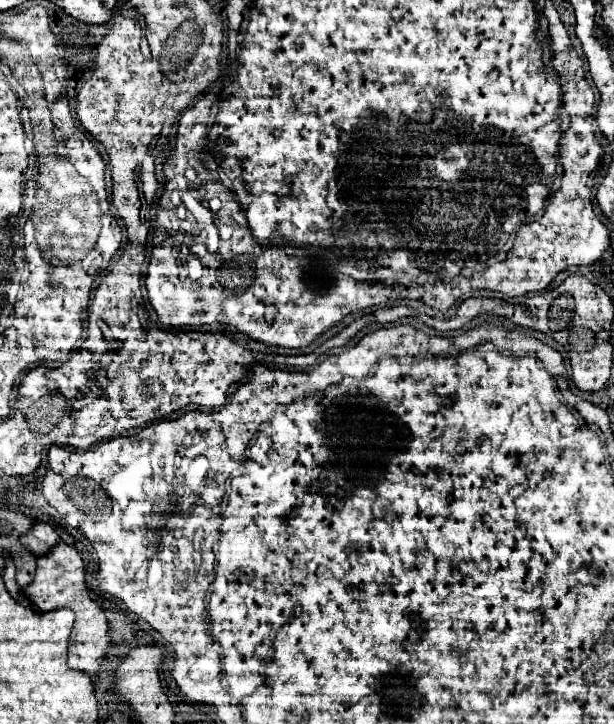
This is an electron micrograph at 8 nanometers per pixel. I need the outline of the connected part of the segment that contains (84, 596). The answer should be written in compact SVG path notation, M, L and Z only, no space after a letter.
M58 543L50 553L38 557L34 581L24 591L40 611L70 607L76 613L74 629L70 635L70 647L68 647L68 665L70 669L78 669L86 673L92 681L98 681L100 667L106 661L106 651L112 647L112 641L110 641L110 629L104 611L90 599L84 575L86 569L78 551L72 545Z

